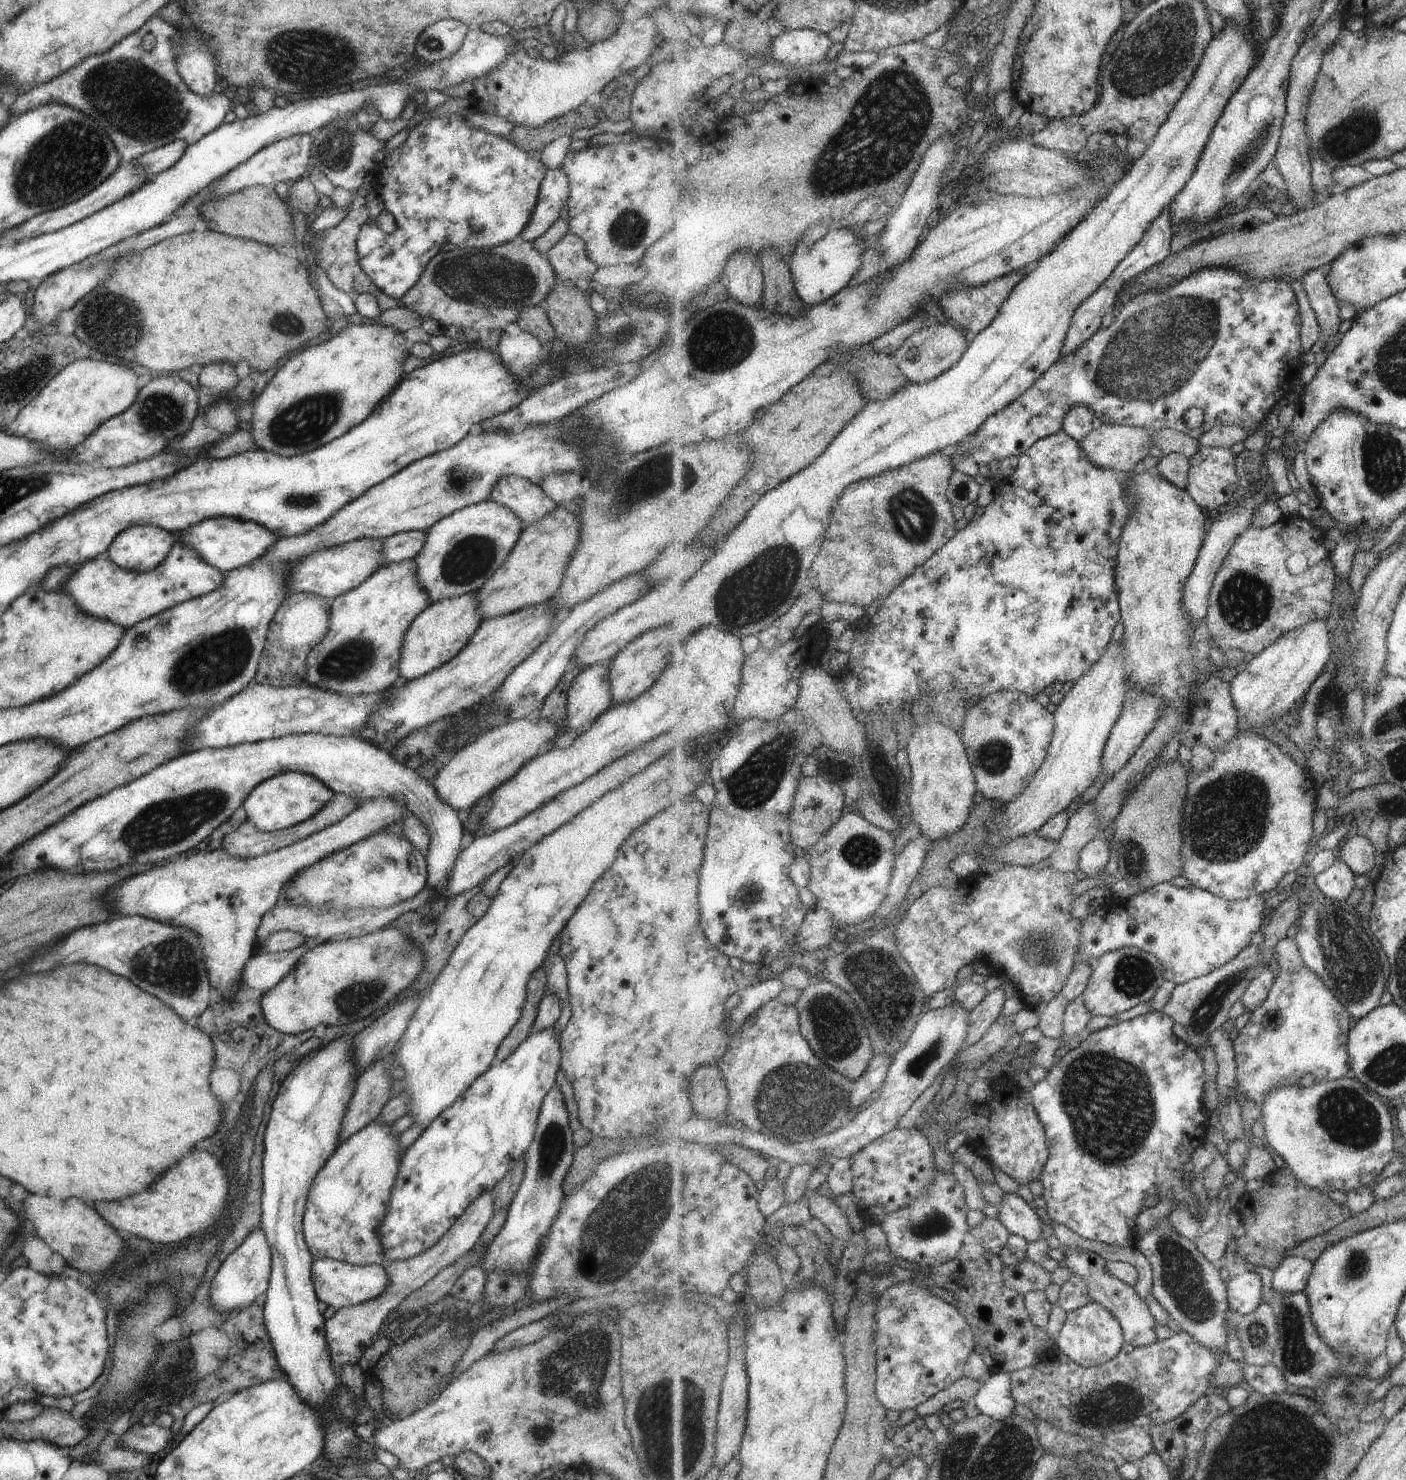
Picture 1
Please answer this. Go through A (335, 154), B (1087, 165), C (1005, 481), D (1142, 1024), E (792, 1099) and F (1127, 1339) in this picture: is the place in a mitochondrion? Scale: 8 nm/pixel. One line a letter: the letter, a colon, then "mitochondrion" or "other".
A: mitochondrion
B: other
C: other
D: other
E: mitochondrion
F: other

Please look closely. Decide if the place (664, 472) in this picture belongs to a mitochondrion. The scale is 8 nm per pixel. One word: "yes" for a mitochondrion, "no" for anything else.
yes

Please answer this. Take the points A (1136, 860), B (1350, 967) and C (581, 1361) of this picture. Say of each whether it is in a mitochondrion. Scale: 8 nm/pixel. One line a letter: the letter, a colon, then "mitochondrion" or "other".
A: mitochondrion
B: mitochondrion
C: mitochondrion

